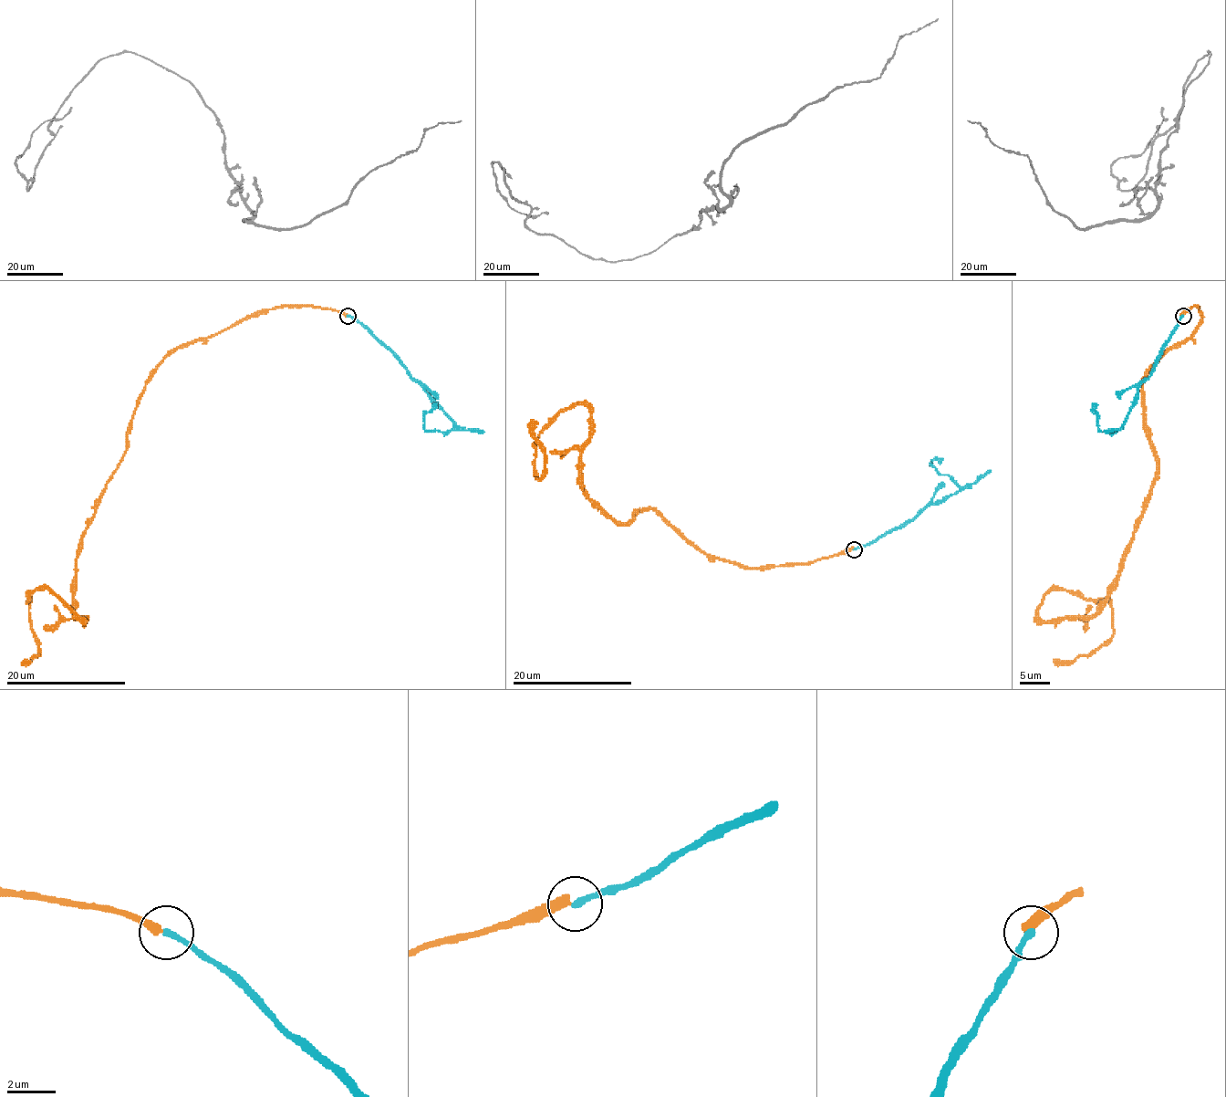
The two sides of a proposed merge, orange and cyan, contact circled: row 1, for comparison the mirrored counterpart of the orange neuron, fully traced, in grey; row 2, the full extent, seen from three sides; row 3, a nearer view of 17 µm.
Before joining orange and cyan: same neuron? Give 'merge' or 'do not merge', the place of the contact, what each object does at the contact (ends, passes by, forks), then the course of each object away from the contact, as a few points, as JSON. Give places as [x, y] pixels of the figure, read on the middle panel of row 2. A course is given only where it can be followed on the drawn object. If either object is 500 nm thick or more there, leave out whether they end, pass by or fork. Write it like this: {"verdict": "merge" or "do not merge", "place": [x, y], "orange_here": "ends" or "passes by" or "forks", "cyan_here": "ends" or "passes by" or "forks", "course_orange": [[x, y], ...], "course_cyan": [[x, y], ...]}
{"verdict": "do not merge", "place": [854, 549], "orange_here": "ends", "cyan_here": "ends", "course_orange": [[853, 549], [742, 568], [651, 509], [617, 522], [579, 485], [588, 409], [542, 432], [539, 479], [530, 419]], "course_cyan": [[855, 549], [960, 489], [930, 464], [943, 458]]}

